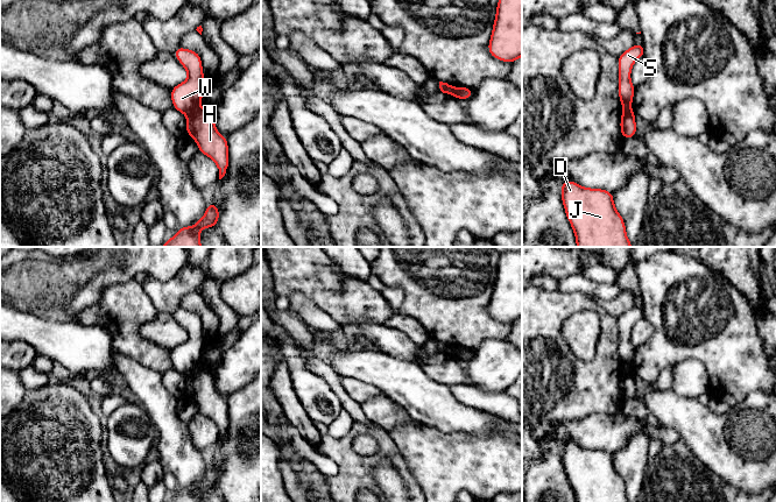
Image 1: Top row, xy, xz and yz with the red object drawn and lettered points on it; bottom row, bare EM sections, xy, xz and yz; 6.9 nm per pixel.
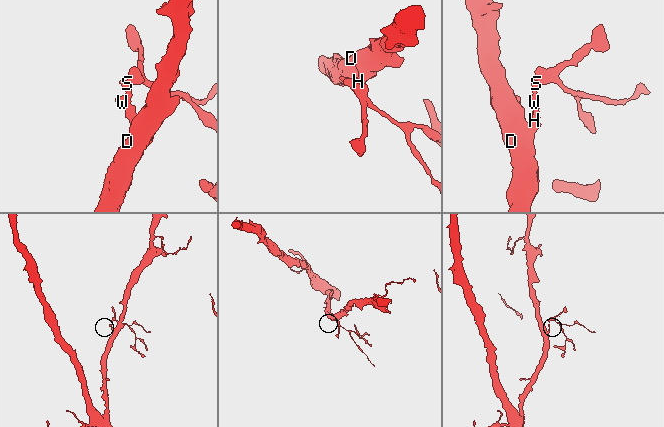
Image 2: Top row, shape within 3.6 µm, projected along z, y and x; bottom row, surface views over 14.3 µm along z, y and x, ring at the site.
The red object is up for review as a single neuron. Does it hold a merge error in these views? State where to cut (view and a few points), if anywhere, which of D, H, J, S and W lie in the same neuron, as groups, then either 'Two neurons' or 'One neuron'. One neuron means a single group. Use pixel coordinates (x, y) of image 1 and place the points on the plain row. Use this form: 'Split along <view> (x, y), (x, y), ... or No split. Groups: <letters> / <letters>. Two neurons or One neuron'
Split along xy (196, 368), (188, 376). Groups: D H J / S W. Two neurons

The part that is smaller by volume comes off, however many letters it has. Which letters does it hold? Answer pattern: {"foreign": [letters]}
{"foreign": ["S", "W"]}

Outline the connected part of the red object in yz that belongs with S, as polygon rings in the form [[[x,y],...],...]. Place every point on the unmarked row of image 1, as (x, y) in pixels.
[[[635,305],[618,318],[619,324],[619,359],[623,372],[630,370],[635,347],[630,342],[630,332],[635,321],[644,317],[644,305]]]

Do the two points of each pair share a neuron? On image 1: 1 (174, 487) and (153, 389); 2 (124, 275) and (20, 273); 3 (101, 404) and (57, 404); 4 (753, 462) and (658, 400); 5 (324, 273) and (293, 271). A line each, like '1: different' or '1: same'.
1: different
2: same
3: different
4: same
5: different

